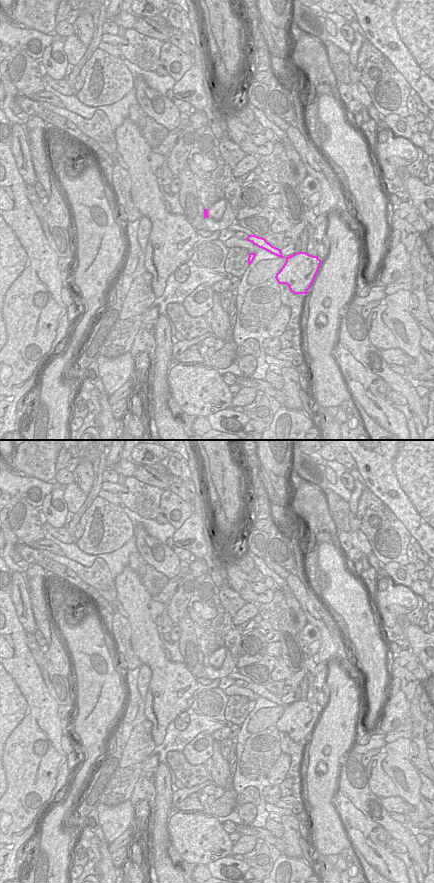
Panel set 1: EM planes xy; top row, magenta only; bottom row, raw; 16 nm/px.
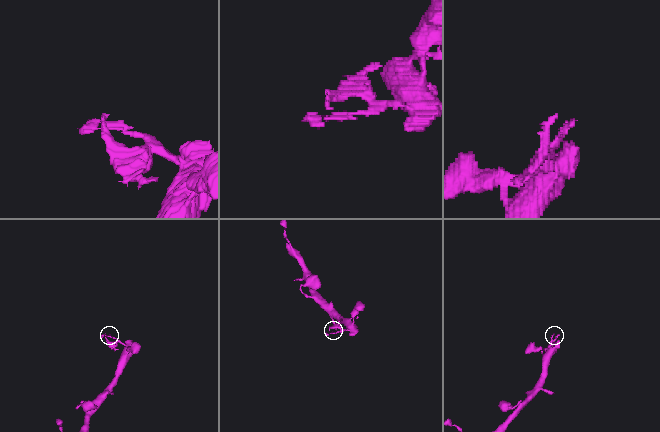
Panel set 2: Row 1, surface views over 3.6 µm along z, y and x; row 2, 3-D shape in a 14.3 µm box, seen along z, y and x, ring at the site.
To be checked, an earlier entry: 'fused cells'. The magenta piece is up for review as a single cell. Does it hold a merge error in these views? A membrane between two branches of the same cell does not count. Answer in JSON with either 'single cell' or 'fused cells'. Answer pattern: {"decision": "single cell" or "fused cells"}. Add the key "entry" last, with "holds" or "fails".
{"decision": "fused cells", "entry": "holds"}

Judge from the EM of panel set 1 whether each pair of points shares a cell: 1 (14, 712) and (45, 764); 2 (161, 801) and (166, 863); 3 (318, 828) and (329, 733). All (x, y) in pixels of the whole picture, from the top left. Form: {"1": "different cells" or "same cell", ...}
{"1": "same cell", "2": "same cell", "3": "same cell"}

